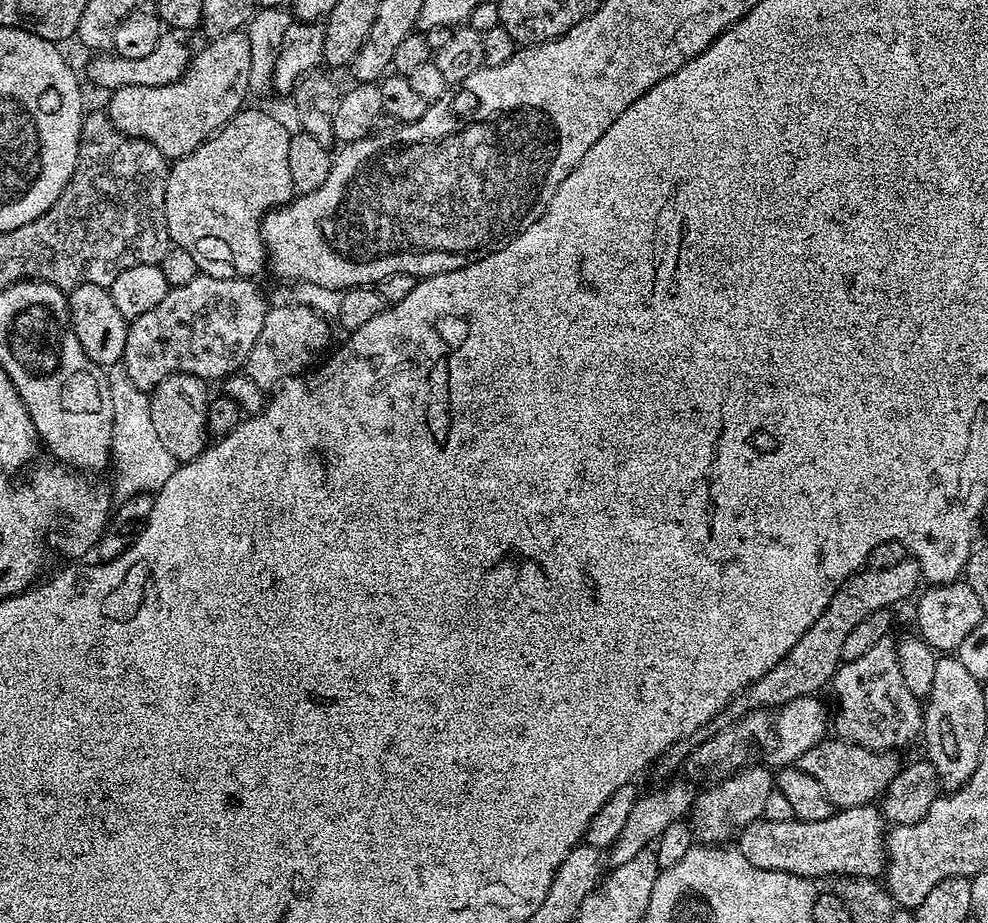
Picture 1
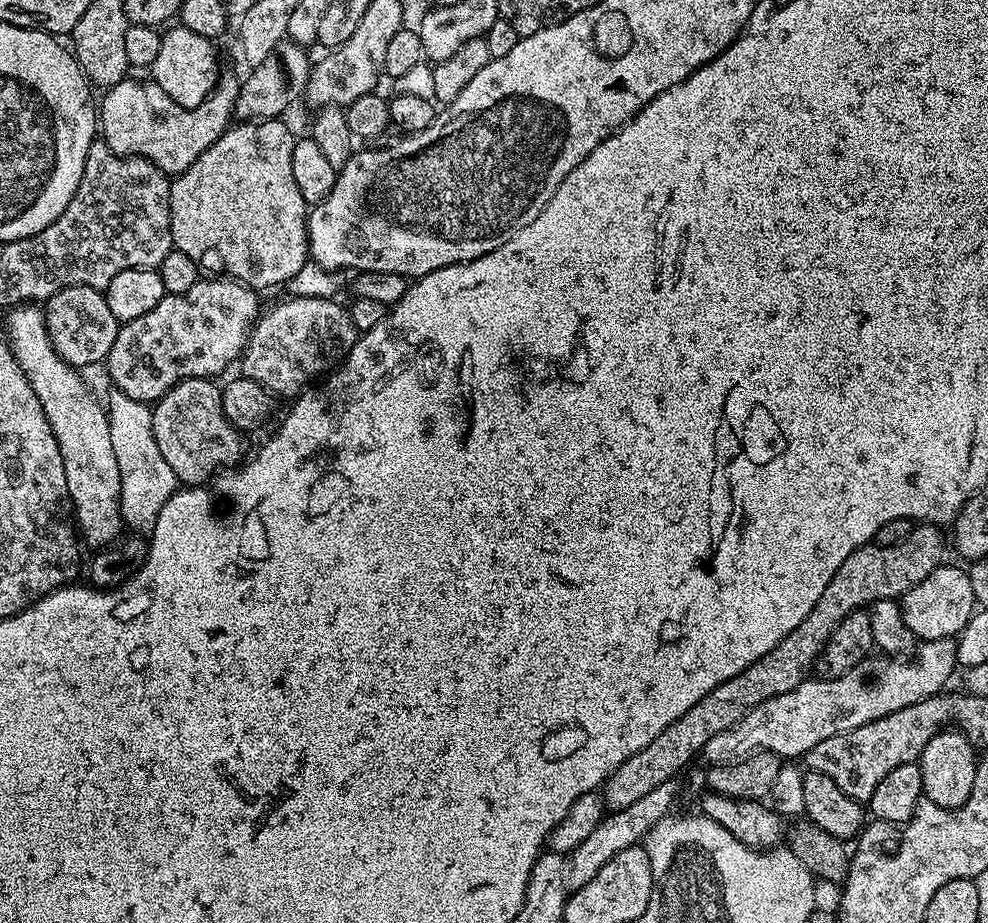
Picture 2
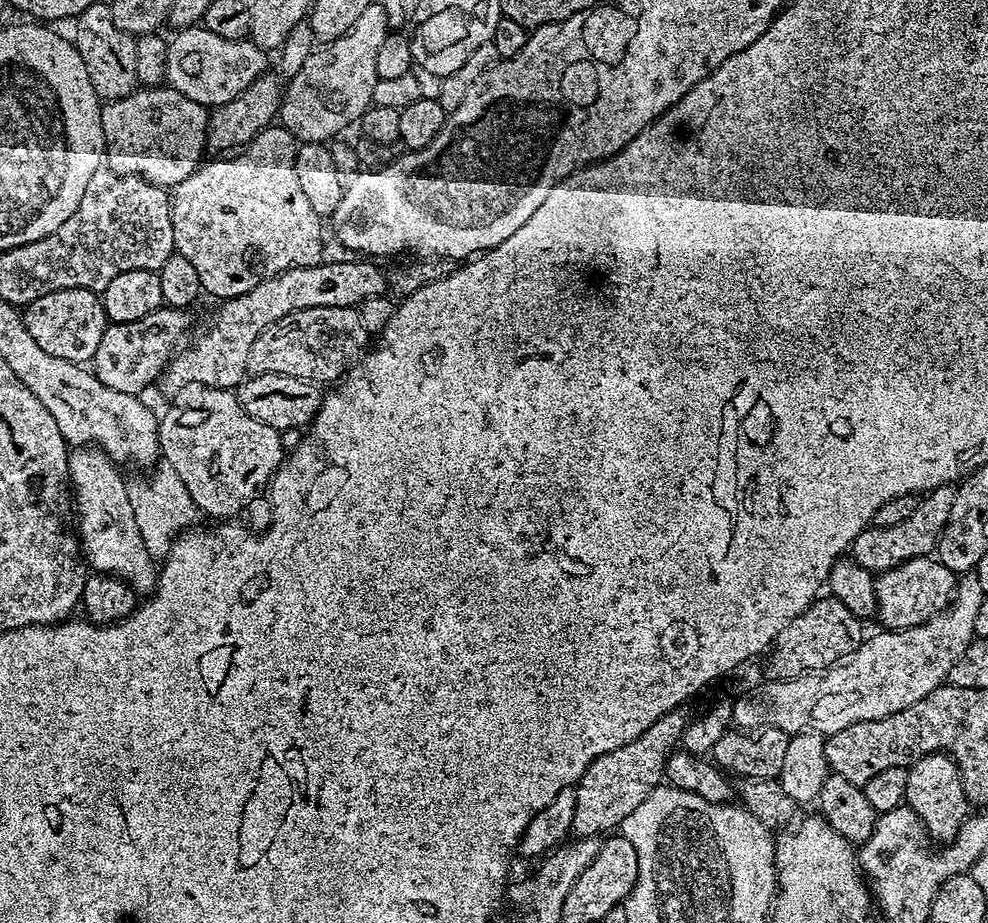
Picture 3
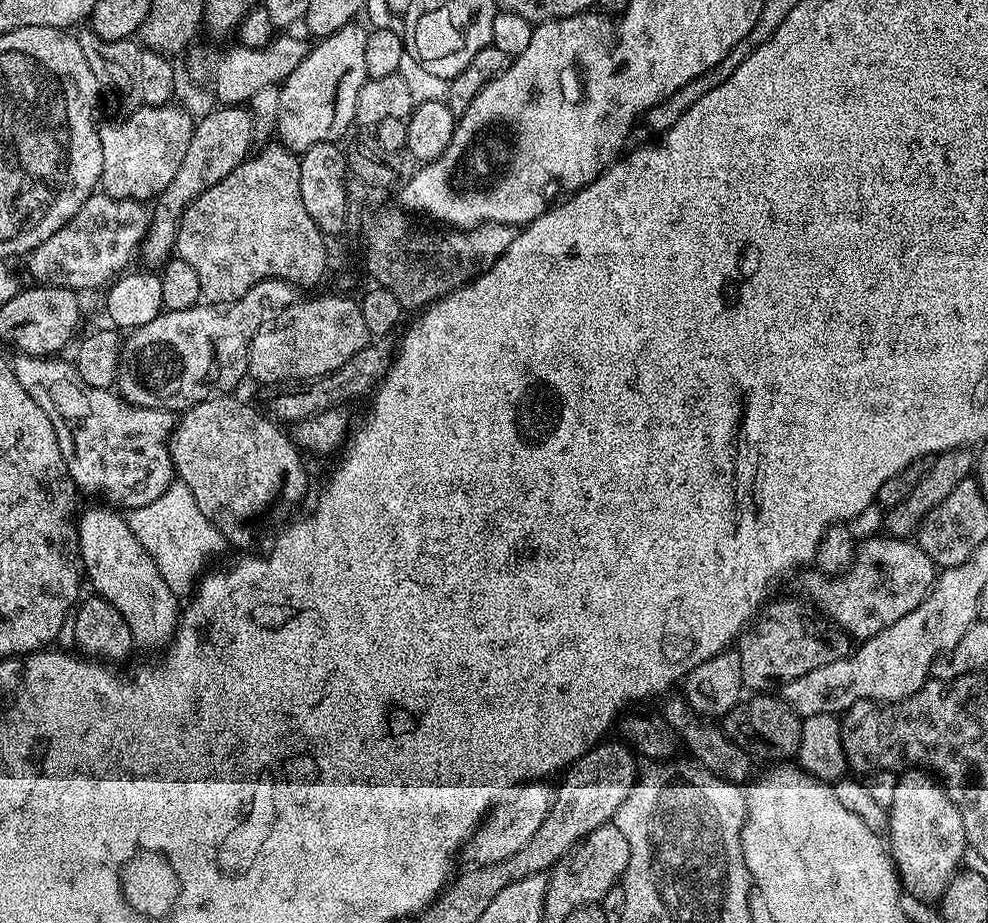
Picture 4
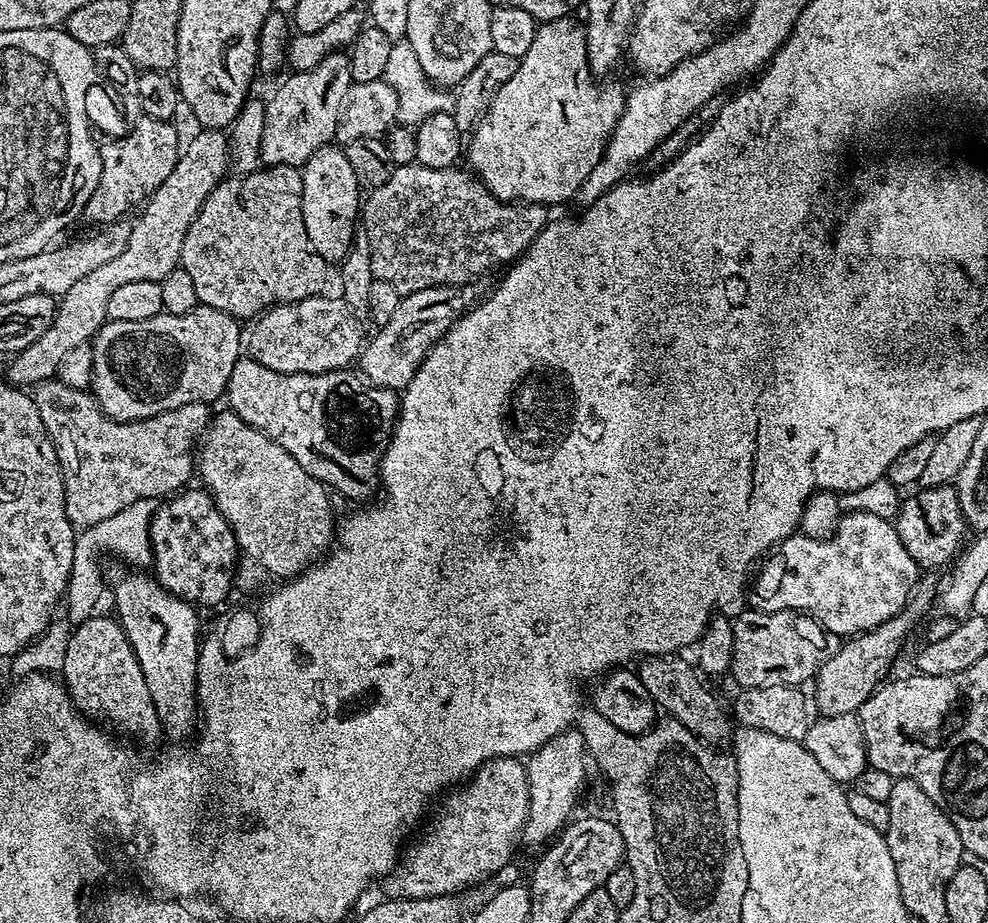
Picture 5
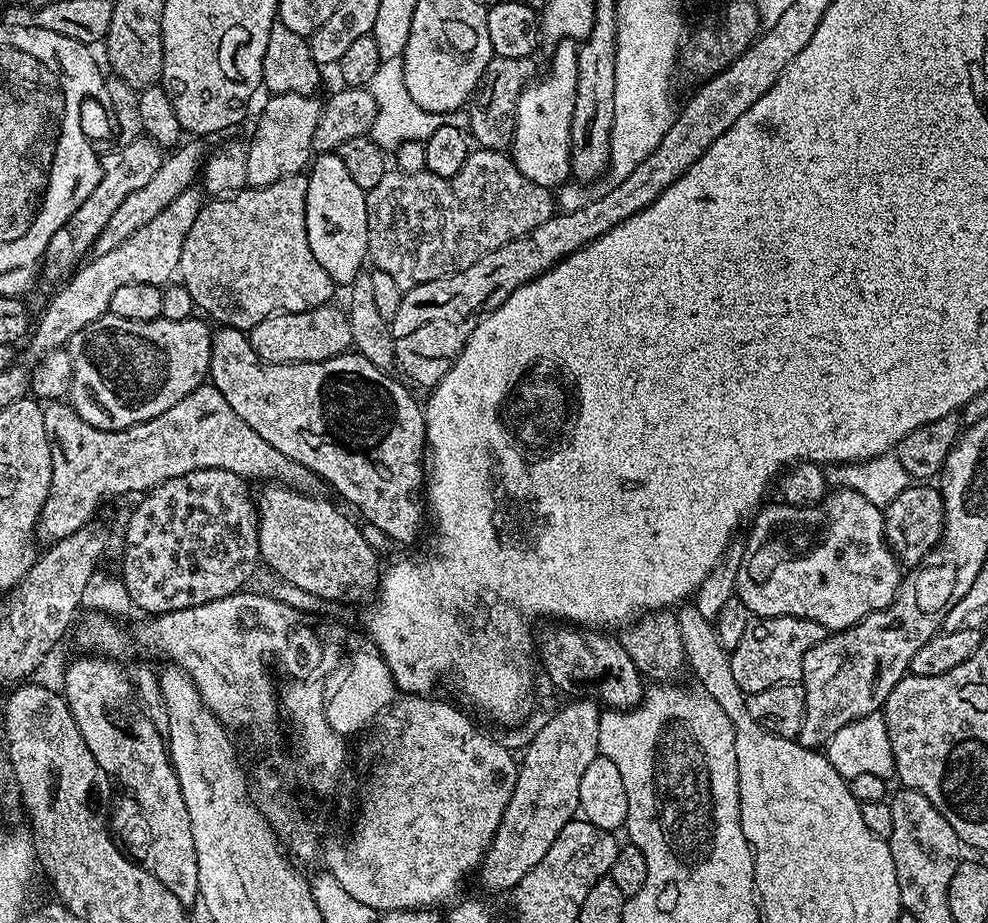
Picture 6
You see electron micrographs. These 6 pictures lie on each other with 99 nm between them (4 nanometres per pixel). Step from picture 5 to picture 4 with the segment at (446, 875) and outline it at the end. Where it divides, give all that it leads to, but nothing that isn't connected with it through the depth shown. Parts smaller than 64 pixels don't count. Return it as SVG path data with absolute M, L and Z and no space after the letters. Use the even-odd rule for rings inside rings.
M529 782L511 798L497 804L490 813L490 819L467 845L466 852L472 855L471 863L476 866L493 864L510 854L518 854L518 850L522 850L522 846L526 846L526 842L530 842L530 838L542 830L542 822L546 822L555 800L553 785L548 785L548 782Z

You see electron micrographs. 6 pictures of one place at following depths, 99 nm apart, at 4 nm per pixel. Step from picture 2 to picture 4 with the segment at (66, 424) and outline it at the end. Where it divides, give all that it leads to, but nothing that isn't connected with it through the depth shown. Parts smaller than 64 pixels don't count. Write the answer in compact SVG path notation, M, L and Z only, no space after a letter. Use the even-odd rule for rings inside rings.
M112 506L104 508L88 508L79 513L78 531L80 534L80 560L84 564L84 574L87 583L92 583L91 591L101 596L106 602L110 602L126 618L126 626L130 626L133 641L137 645L145 644L148 648L163 649L175 636L180 623L181 605L176 605L177 593L162 578L154 558L146 554L142 542L134 538L134 530L130 530L127 515L123 511Z

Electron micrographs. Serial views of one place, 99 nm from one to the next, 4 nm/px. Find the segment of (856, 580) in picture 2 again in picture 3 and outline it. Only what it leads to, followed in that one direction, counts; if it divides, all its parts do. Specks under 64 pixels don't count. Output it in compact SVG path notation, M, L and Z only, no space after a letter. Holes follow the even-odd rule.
M943 484L933 488L923 498L917 499L914 514L906 518L906 522L898 522L898 526L885 528L865 528L862 534L852 543L850 556L860 566L873 574L888 571L909 560L911 556L932 556L936 550L936 541L940 539L942 530L950 518L950 510L956 501L956 488L952 484ZM677 710L658 718L658 722L654 722L648 732L634 738L634 742L626 742L626 746L618 746L618 750L610 750L610 754L602 754L602 758L594 758L594 762L590 762L583 778L575 785L572 832L577 837L600 838L619 829L620 823L629 814L634 814L635 808L641 802L646 802L654 789L661 787L666 762L677 751L684 728L690 721L682 713Z

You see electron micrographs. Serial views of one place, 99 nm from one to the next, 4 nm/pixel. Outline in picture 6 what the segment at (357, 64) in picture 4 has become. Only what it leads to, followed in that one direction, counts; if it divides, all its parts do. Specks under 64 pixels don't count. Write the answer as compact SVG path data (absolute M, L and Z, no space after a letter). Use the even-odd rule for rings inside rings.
M272 94L267 97L264 109L256 120L252 140L247 141L246 178L254 188L270 186L287 176L303 173L313 159L312 139L318 130L318 118L322 107L316 96L302 94Z

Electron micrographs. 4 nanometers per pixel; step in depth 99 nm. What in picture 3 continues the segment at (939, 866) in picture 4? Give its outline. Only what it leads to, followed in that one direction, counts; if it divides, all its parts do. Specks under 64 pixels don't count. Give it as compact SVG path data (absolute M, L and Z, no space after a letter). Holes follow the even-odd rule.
M944 752L918 758L908 768L904 798L907 807L913 808L924 823L925 832L936 842L953 840L970 815L970 801L960 780L958 766Z

